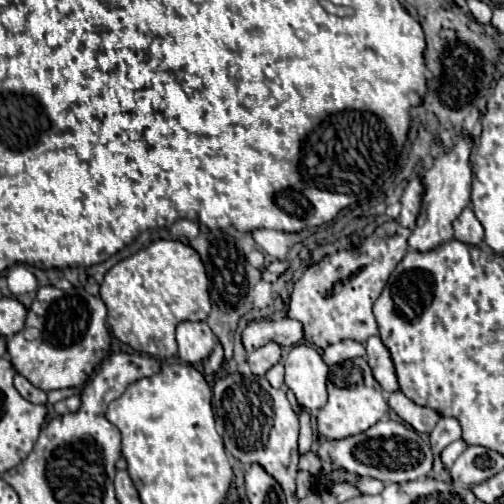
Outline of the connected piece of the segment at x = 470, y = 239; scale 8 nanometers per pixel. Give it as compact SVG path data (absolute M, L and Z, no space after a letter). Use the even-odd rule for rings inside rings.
M466 208L456 220L454 220L454 238L464 242L464 244L474 244L478 246L484 240L484 228L476 220L474 212Z

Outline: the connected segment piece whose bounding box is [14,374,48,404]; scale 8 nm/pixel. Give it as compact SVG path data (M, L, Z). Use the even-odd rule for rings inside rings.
M16 374L16 376L14 376L14 386L16 386L16 390L18 390L28 402L32 402L32 404L46 404L46 402L48 402L46 392L40 390L40 388L36 388L36 386L32 386L22 374Z

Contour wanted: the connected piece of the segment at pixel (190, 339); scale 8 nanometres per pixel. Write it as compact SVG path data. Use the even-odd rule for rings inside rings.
M180 322L176 326L178 358L188 364L204 362L214 346L214 334L206 322Z

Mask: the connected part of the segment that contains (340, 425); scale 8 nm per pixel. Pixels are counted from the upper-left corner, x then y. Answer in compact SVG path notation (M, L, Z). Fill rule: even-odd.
M354 358L342 364L330 366L328 402L318 412L318 432L324 438L340 440L340 438L360 434L370 426L374 426L384 414L388 414L388 404L382 394L382 386L374 380L370 366L364 358Z

